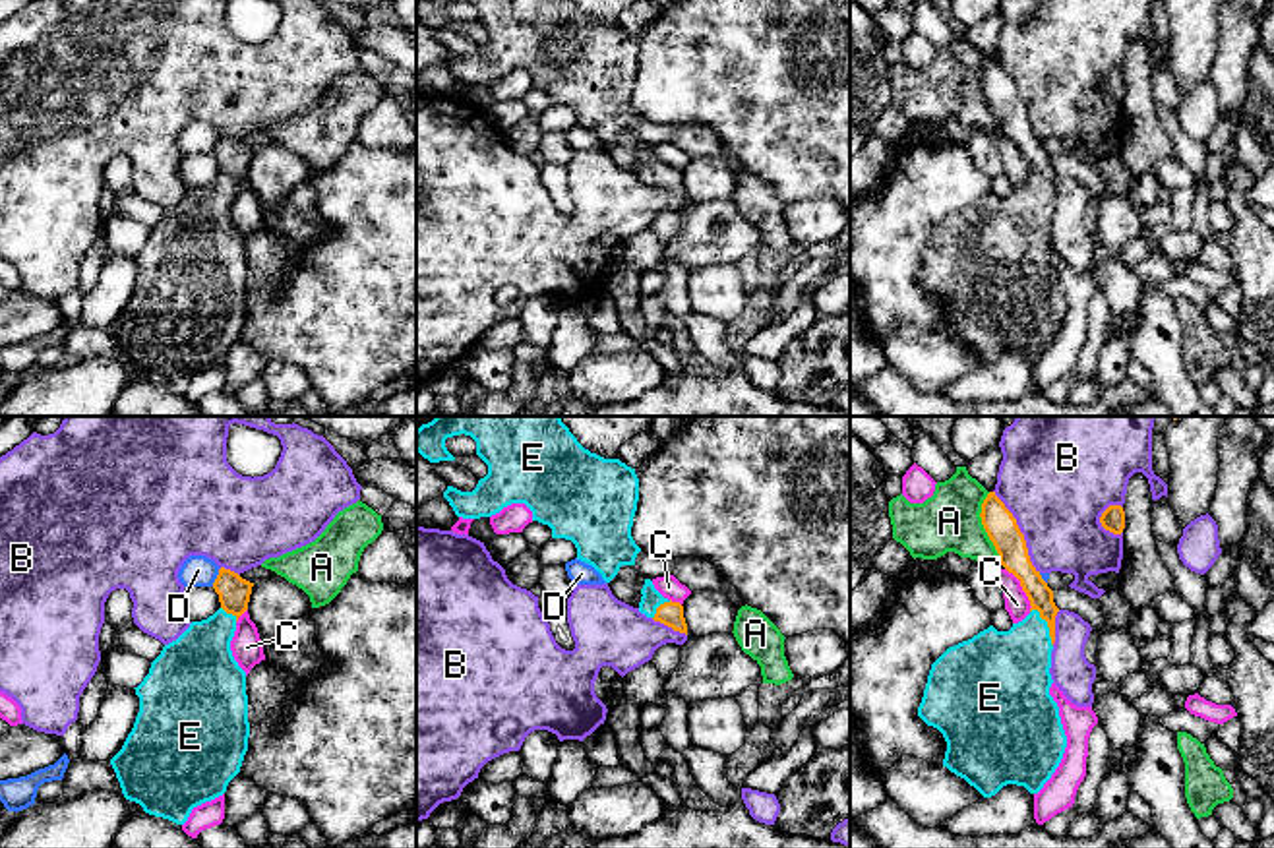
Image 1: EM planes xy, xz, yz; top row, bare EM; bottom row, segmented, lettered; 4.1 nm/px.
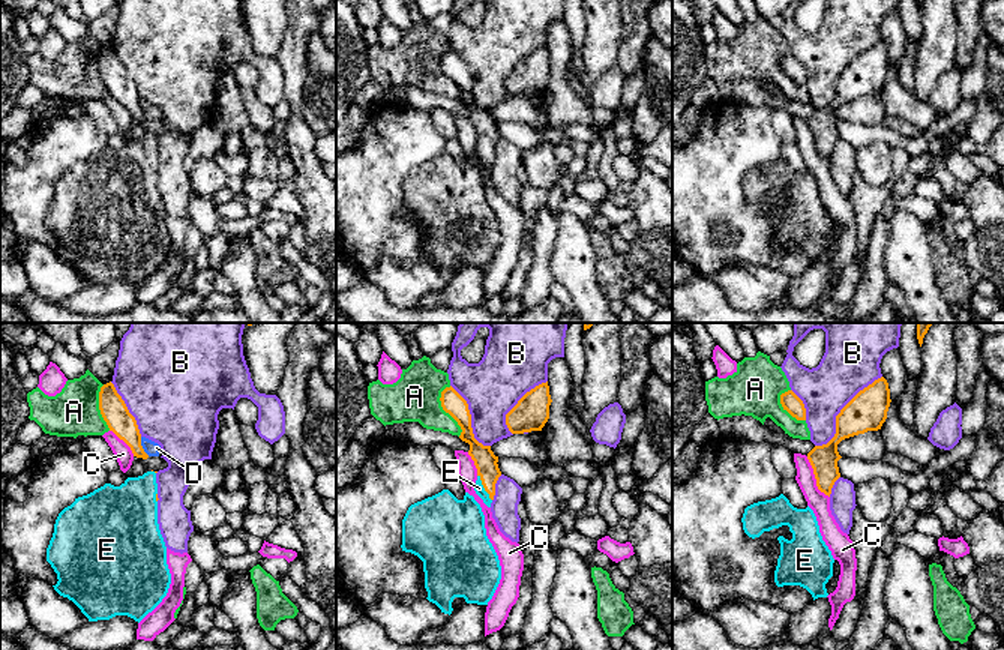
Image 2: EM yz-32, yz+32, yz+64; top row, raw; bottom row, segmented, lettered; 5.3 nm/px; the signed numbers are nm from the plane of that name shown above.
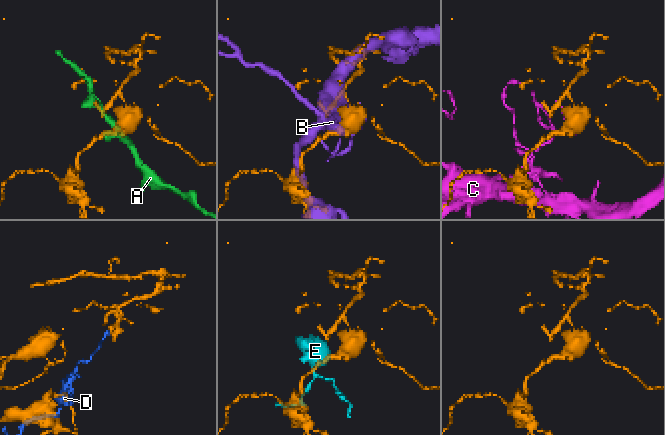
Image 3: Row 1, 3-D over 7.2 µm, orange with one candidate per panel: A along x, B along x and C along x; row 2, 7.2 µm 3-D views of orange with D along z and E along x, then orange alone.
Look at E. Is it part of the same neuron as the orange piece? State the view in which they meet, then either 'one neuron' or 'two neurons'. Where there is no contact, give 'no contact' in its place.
contact in yz; one neuron

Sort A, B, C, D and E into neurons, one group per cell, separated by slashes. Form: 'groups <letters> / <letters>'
groups A / B / C D / E

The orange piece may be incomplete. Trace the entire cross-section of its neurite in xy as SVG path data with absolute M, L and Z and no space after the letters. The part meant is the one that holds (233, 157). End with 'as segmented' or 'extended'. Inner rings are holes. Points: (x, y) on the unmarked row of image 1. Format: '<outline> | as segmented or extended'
M221 134L213 149L221 174L207 186L192 188L176 207L165 211L161 221L151 228L149 240L134 254L139 263L139 279L110 331L124 364L139 370L149 381L184 391L194 374L223 362L228 348L240 339L250 304L248 261L246 238L234 227L230 207L238 184L248 176L252 153L254 149Z | extended

